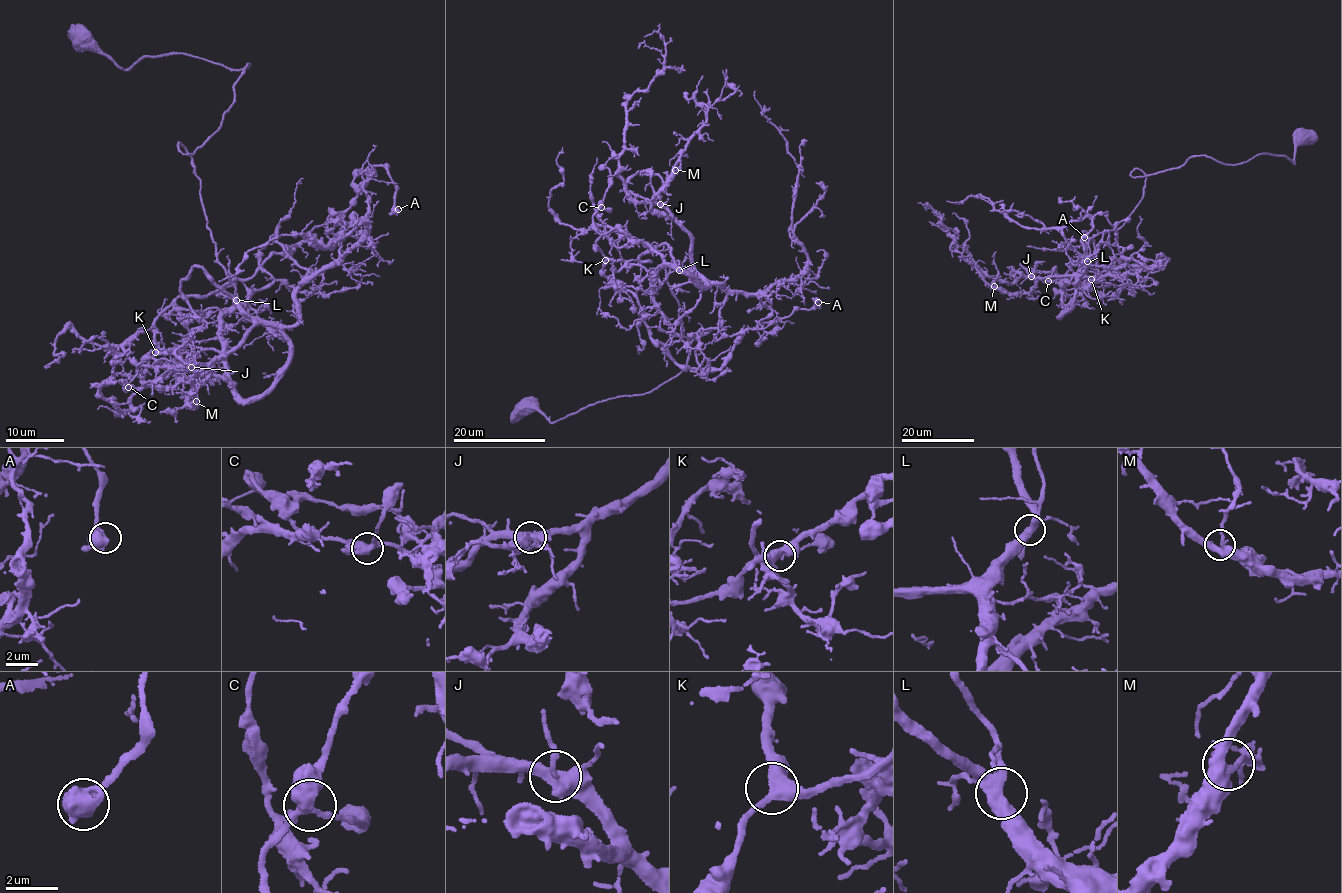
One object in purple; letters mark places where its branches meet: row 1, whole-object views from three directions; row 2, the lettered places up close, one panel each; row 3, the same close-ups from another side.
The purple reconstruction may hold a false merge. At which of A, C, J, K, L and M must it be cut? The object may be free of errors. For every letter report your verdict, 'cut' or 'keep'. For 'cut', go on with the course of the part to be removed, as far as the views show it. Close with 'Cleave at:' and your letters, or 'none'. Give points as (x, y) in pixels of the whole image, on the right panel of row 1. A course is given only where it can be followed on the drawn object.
A: keep
C: keep
J: keep
K: keep
L: keep
M: keep
Cleave at: none

